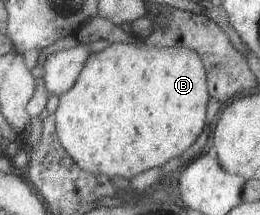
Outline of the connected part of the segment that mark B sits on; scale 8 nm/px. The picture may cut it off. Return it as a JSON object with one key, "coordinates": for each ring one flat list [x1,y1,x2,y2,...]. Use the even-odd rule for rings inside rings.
{"coordinates":[[110,43,106,49,91,53,86,59,78,80,59,98,53,115,62,146,82,170,131,179,148,169,162,167,171,158,180,157,200,138,206,126,208,97,207,72,196,51,186,47]]}

